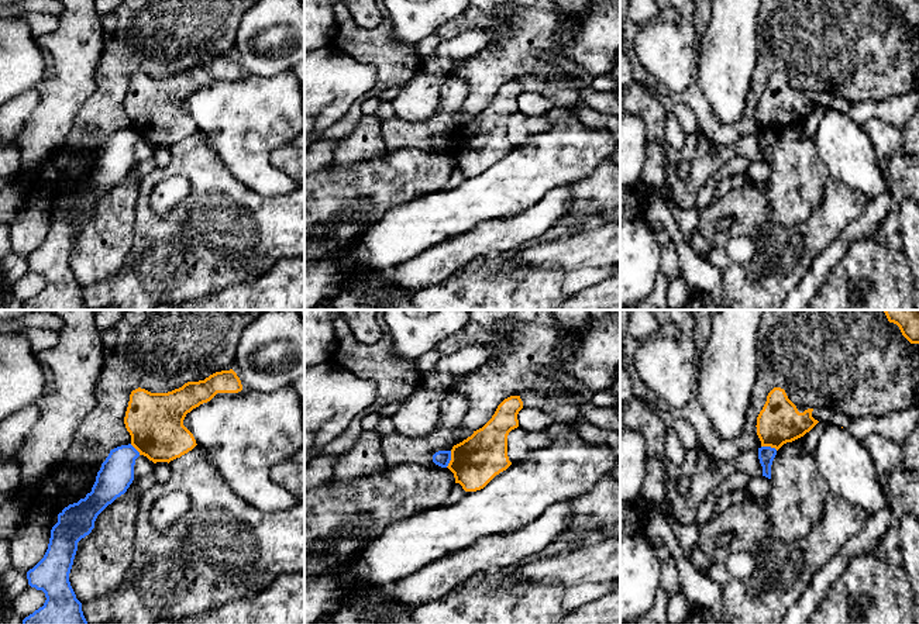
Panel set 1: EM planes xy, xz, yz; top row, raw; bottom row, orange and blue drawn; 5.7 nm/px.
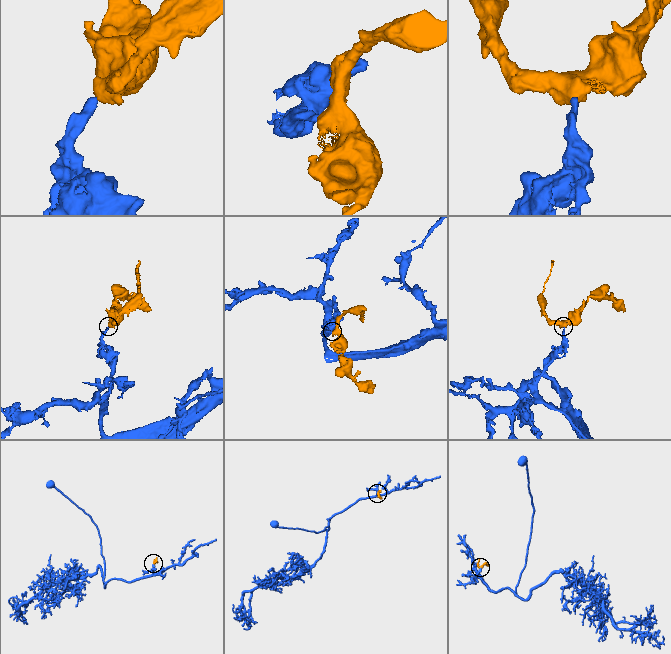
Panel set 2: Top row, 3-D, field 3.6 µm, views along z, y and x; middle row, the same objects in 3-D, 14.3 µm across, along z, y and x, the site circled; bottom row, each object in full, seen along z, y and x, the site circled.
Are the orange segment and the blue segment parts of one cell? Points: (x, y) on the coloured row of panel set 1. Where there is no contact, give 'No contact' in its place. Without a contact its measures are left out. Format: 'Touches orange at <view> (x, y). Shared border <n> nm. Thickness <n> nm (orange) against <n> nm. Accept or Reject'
Touches orange at xz (451, 459). Shared border 100 nm. Thickness 280 nm (orange) against 90 nm. Reject

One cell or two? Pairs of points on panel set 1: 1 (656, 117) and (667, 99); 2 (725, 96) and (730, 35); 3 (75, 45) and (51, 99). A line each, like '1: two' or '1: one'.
1: two
2: one
3: one

